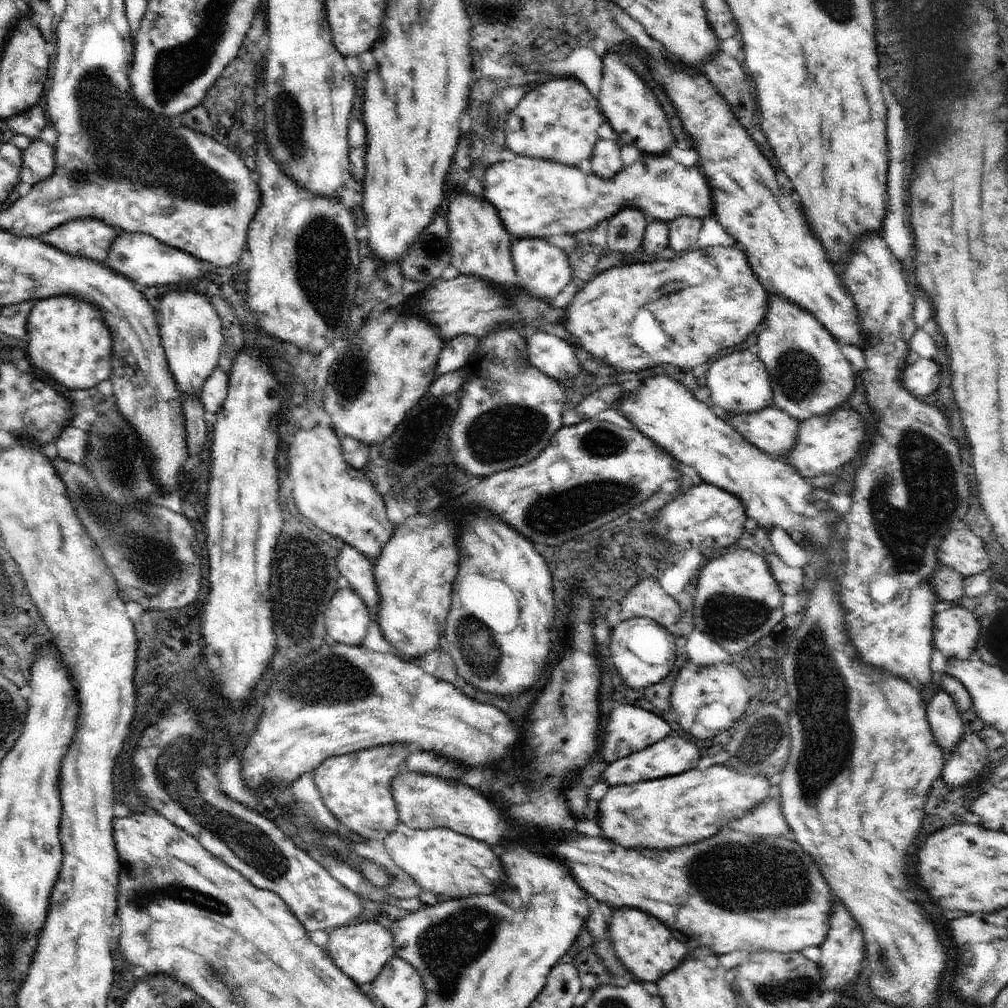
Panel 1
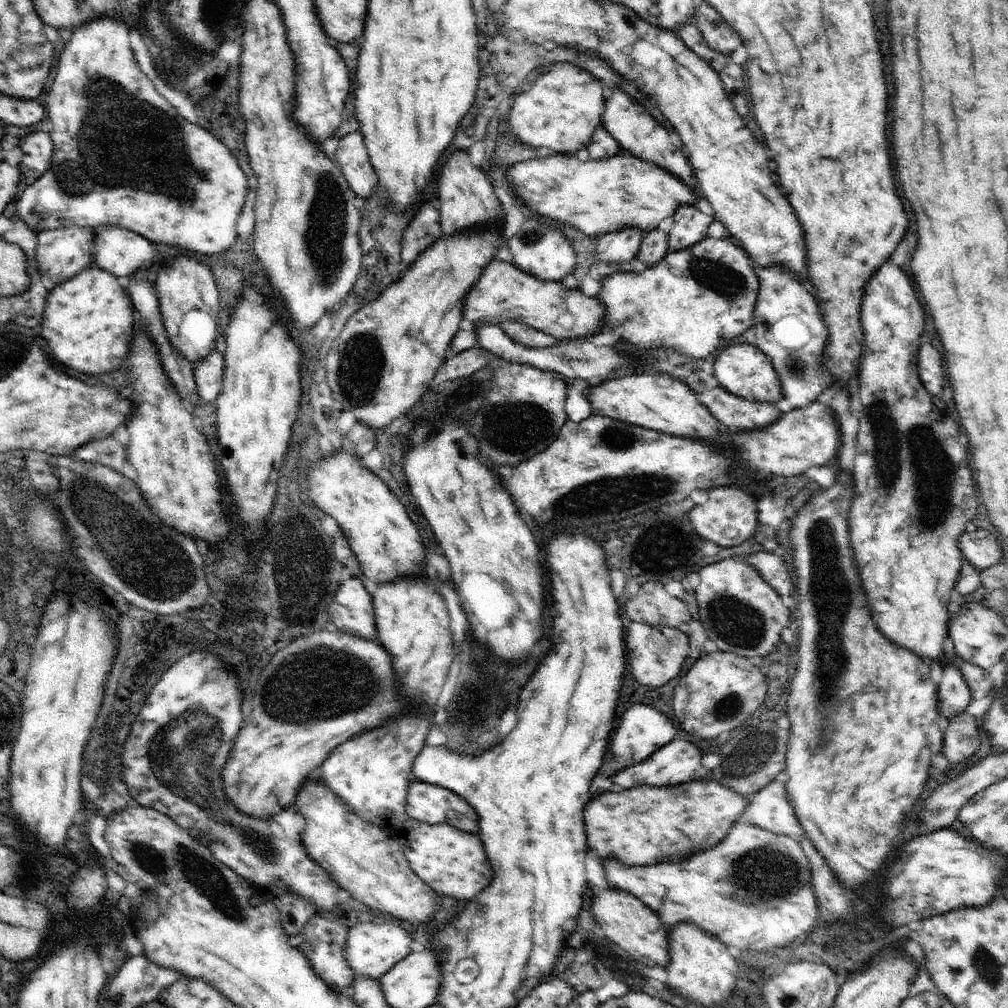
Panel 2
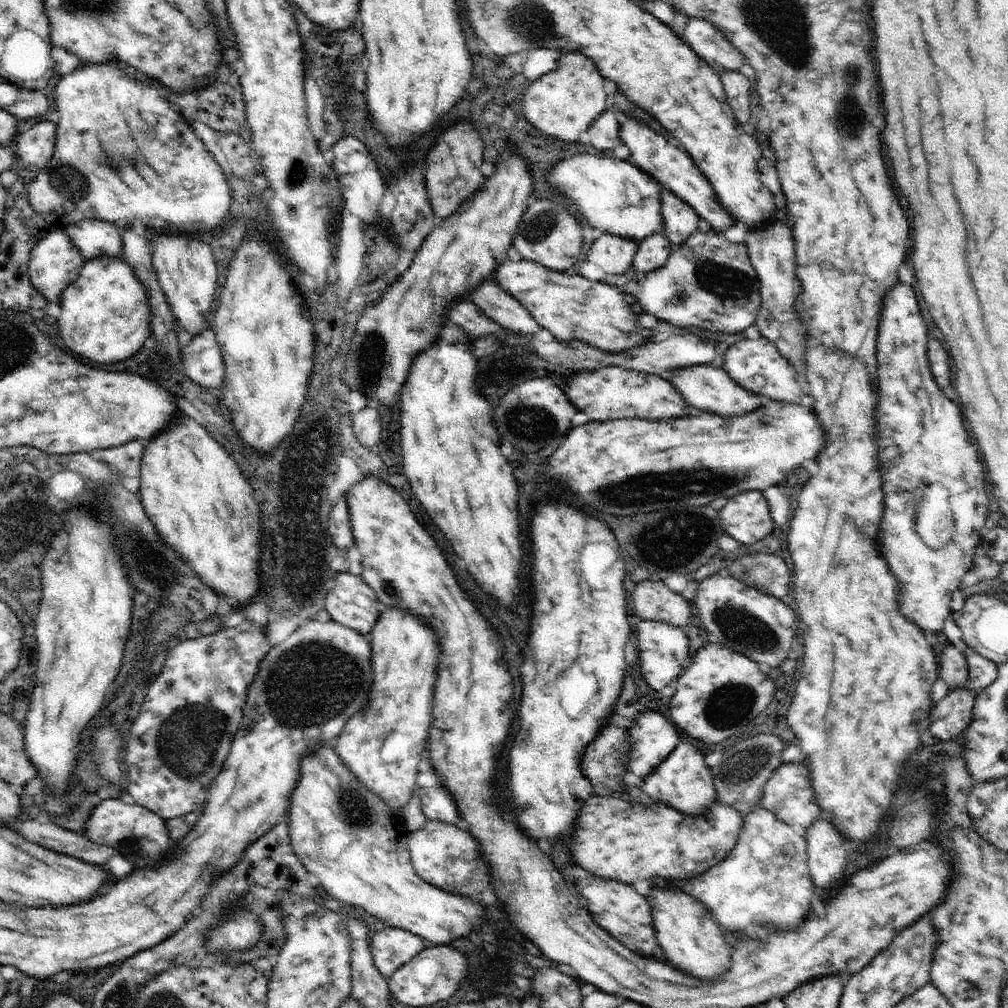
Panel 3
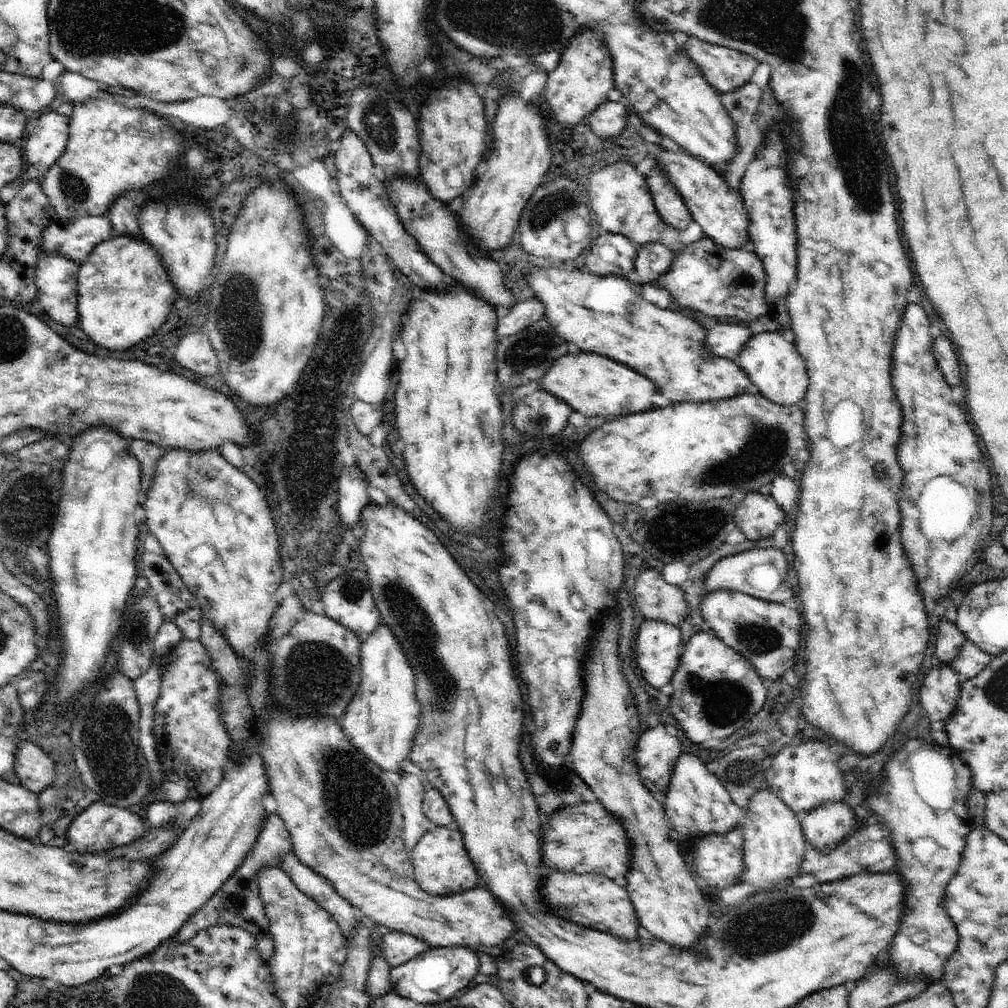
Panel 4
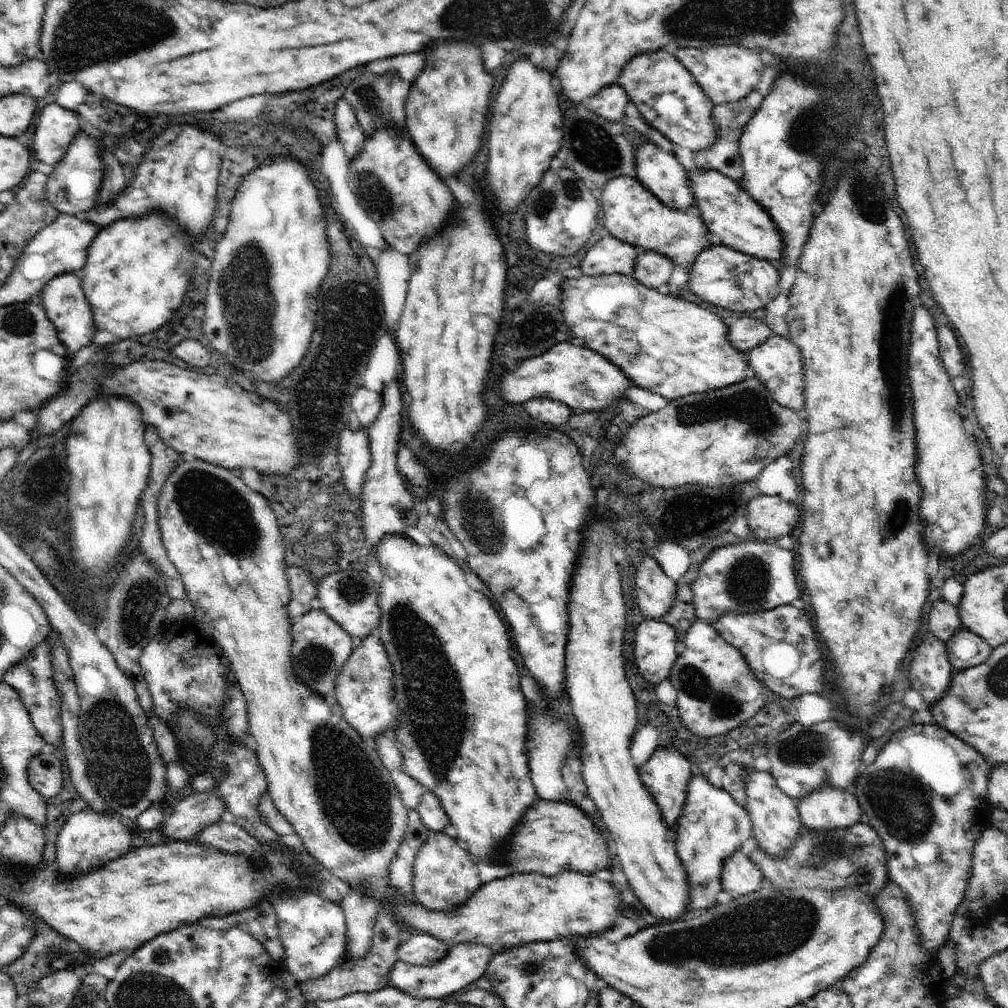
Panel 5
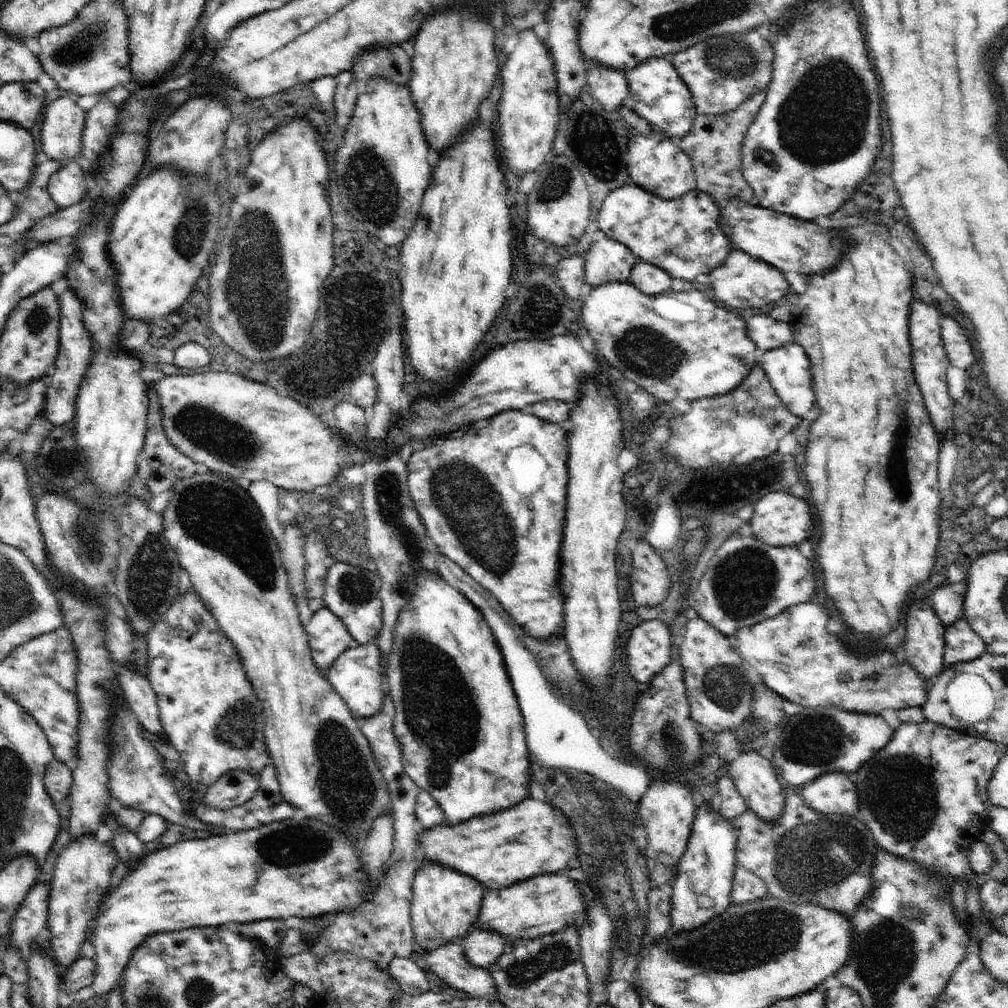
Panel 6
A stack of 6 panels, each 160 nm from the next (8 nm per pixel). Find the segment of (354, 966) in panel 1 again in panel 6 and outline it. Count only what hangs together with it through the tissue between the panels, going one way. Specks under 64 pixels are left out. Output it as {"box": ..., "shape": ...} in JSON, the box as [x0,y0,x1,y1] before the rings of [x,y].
{"box":[417,942,498,998],"shape":[[[448,942],[434,950],[419,951],[417,960],[434,972],[444,984],[454,990],[466,992],[469,998],[478,996],[494,996],[498,994],[498,986],[492,980],[490,972],[484,968],[472,966],[459,942]]]}

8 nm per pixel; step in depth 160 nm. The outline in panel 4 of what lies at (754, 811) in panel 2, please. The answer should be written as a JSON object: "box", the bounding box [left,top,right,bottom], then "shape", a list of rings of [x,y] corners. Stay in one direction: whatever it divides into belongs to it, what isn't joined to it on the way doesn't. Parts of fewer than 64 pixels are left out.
{"box":[765,740,848,817],"shape":[[[806,740],[797,746],[787,746],[773,755],[772,766],[765,771],[770,789],[801,817],[828,801],[843,801],[848,791],[844,788],[846,774],[838,768],[840,754],[830,752],[830,744],[822,740]]]}

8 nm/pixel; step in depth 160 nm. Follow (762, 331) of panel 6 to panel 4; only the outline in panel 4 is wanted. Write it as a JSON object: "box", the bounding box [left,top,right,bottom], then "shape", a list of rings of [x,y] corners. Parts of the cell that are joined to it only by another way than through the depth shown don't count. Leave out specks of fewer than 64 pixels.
{"box":[706,321,754,361],"shape":[[[720,321],[710,328],[706,348],[712,354],[734,361],[754,335],[748,324]]]}

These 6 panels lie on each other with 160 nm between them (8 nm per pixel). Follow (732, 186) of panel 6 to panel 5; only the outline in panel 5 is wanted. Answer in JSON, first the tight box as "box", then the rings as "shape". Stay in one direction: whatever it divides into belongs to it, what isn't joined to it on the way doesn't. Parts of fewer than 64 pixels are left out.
{"box":[692,90,763,185],"shape":[[[752,90],[749,96],[738,100],[738,102],[728,102],[720,105],[716,105],[713,108],[712,121],[718,128],[718,140],[716,144],[712,146],[711,149],[704,148],[704,150],[696,151],[696,158],[692,160],[694,166],[698,170],[716,170],[717,172],[722,172],[724,176],[732,178],[738,185],[741,185],[743,165],[742,156],[740,155],[740,136],[742,136],[742,130],[744,126],[750,122],[750,118],[758,112],[758,108],[762,106],[763,97],[758,90]]]}

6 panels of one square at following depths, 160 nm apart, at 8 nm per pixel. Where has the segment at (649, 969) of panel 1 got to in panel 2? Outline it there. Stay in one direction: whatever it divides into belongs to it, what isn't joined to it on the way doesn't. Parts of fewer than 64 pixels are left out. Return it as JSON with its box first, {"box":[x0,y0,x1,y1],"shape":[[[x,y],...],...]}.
{"box":[592,888,668,968],"shape":[[[604,888],[600,890],[600,896],[594,898],[592,912],[596,922],[600,924],[602,930],[598,930],[610,942],[622,946],[634,960],[642,960],[648,968],[652,966],[668,966],[668,932],[661,918],[650,907],[647,907],[639,898],[633,894],[624,892],[624,890]]]}

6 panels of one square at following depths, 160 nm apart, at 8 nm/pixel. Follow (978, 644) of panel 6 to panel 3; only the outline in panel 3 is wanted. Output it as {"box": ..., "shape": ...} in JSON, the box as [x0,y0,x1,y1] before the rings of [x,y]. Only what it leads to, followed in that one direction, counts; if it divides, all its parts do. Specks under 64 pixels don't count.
{"box":[957,643,998,692],"shape":[[[964,643],[957,645],[957,647],[965,654],[967,660],[968,682],[965,687],[978,692],[990,686],[990,683],[994,682],[996,678],[998,665],[976,653],[975,650],[972,650]]]}

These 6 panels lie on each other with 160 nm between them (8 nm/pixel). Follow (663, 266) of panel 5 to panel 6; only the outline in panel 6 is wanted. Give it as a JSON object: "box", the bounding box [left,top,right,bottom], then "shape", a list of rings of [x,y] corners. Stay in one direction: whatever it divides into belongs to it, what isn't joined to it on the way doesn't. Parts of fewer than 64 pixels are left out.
{"box":[629,259,673,297],"shape":[[[641,259],[632,268],[629,279],[630,284],[634,284],[643,294],[656,297],[658,297],[658,294],[671,291],[673,281],[666,270],[662,270],[662,268]]]}

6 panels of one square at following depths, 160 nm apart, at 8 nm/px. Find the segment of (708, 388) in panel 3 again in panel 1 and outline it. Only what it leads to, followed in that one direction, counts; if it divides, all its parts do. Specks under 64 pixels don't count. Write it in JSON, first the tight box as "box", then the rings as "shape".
{"box":[725,406,800,456],"shape":[[[774,406],[763,408],[758,412],[730,415],[725,421],[745,437],[750,444],[754,444],[761,451],[764,450],[764,452],[771,452],[780,456],[785,456],[785,452],[795,445],[800,423],[787,412]]]}

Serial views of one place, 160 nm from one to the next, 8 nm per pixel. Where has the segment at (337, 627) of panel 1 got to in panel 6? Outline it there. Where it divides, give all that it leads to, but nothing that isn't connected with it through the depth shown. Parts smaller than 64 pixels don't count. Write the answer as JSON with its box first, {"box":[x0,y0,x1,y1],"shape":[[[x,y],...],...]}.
{"box":[323,562,383,643],"shape":[[[331,562],[324,582],[323,607],[328,608],[346,626],[354,643],[376,641],[383,624],[380,574],[376,570],[350,566],[345,562]]]}

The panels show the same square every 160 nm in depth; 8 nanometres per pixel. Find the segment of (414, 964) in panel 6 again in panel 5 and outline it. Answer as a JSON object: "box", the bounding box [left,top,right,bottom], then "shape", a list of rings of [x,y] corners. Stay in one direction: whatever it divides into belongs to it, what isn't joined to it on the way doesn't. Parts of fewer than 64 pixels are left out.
{"box":[390,942,496,1000],"shape":[[[466,942],[452,946],[448,954],[434,966],[412,965],[399,960],[390,970],[390,985],[420,1000],[446,998],[450,994],[460,993],[466,986],[481,978],[495,953],[496,949]]]}

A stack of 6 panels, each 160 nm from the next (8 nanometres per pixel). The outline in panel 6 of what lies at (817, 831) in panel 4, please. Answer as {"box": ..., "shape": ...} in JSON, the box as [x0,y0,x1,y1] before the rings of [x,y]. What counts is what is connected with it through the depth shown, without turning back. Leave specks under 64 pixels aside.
{"box":[800,772,859,815],"shape":[[[828,772],[800,789],[804,804],[820,814],[855,815],[859,796],[854,779],[844,772]]]}

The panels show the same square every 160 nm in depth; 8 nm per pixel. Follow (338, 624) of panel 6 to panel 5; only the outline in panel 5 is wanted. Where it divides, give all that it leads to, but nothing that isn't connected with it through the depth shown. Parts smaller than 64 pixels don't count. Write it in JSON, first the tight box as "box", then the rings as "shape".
{"box":[290,609,357,704],"shape":[[[321,609],[303,614],[292,626],[292,648],[290,662],[294,670],[294,678],[300,678],[300,684],[310,686],[324,700],[336,704],[336,678],[352,656],[357,642],[347,634],[330,616]]]}

